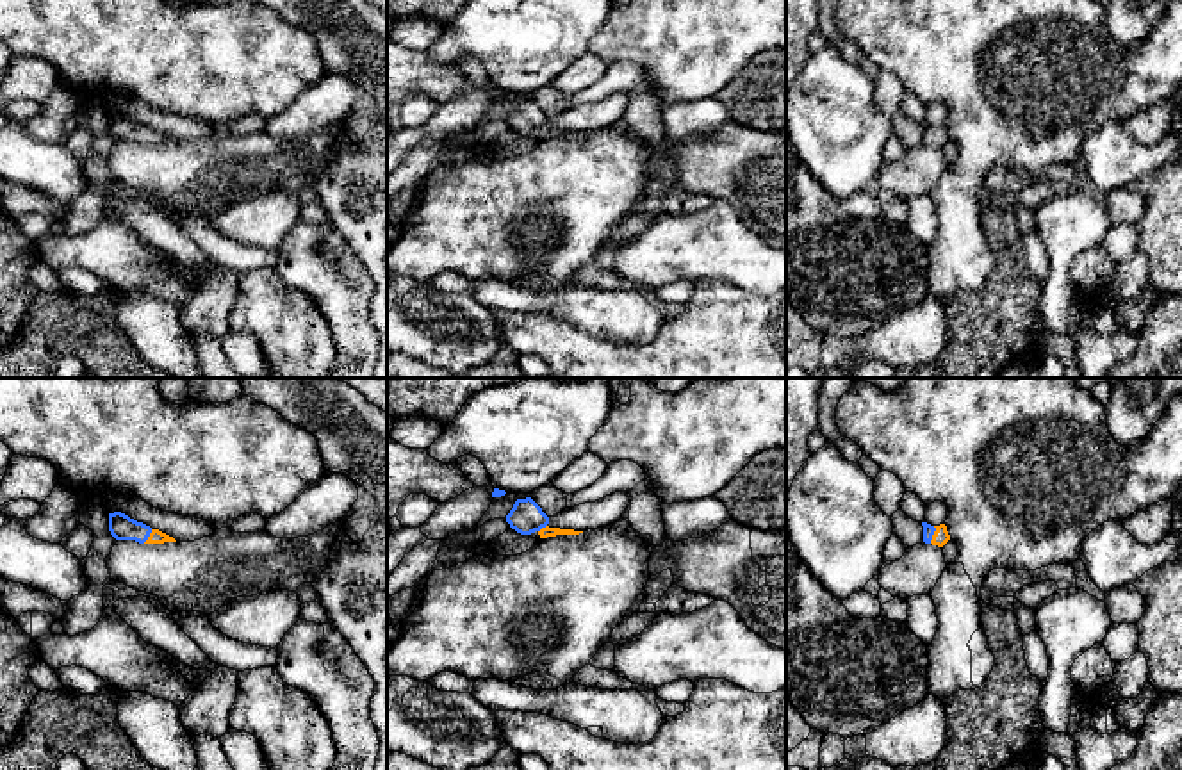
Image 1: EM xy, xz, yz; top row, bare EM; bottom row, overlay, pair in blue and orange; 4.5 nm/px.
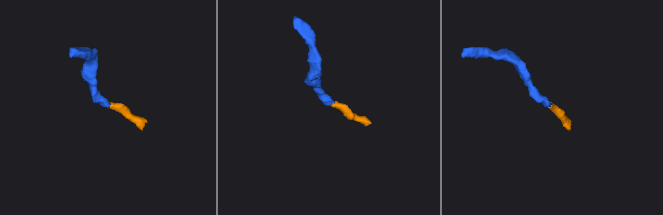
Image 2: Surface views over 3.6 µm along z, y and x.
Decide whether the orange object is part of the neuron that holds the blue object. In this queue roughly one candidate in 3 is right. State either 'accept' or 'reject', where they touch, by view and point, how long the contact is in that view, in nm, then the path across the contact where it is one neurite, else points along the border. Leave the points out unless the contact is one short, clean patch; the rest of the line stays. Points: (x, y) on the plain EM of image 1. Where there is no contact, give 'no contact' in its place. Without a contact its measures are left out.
accept; meets blue in yz at (933, 134); contact 80 nm long; runs through yz (929, 131), (933, 134), (940, 138)

